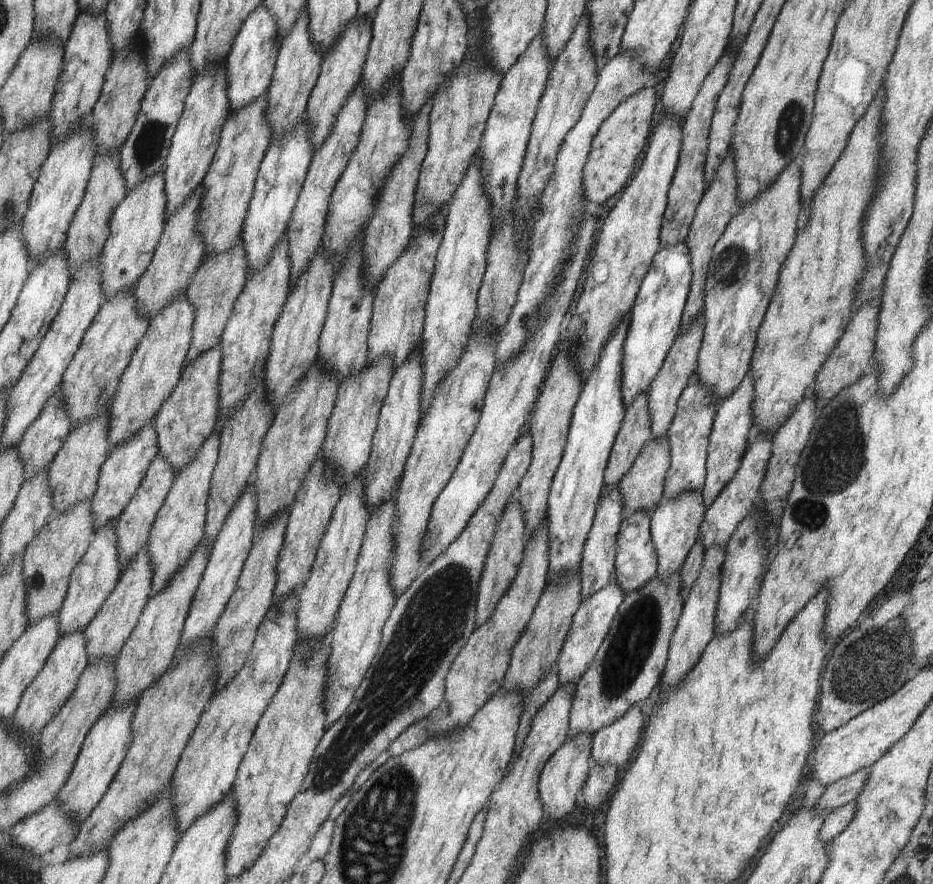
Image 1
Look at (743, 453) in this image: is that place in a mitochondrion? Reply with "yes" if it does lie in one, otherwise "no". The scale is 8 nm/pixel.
no

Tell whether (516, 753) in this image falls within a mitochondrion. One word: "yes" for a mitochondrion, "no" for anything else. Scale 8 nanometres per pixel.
no

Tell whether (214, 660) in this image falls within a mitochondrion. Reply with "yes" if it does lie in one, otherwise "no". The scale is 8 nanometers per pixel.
no

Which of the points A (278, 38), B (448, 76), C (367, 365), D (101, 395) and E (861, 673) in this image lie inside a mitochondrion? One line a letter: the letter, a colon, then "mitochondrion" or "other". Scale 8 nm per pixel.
A: other
B: other
C: other
D: mitochondrion
E: mitochondrion

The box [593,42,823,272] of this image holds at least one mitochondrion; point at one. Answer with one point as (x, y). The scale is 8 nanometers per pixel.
(791, 120)

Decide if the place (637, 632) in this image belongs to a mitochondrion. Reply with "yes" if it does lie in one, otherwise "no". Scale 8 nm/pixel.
yes

